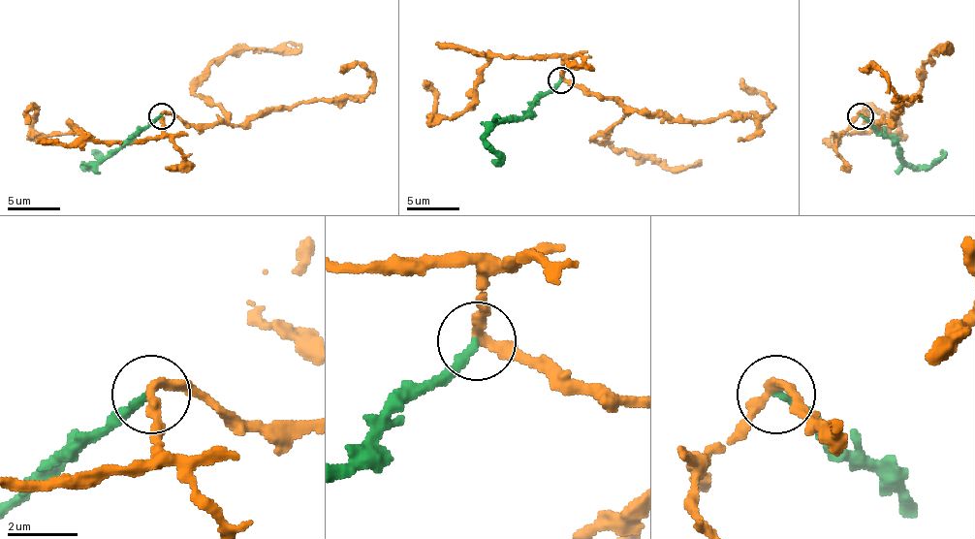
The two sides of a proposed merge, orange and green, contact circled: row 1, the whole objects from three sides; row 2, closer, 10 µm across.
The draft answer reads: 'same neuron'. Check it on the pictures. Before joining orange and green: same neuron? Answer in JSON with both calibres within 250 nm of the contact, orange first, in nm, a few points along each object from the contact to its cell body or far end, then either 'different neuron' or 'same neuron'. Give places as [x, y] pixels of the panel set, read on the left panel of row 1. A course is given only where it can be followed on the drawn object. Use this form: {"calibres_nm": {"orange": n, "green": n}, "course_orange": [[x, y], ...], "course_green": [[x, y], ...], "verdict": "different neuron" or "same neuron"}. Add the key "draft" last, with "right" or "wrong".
{"calibres_nm": {"orange": 280, "green": 220}, "course_orange": [[162, 115], [177, 115], [191, 125], [248, 125], [300, 102], [361, 99], [374, 79], [361, 65], [340, 71]], "course_green": [[162, 115], [86, 168], [91, 168], [97, 160], [91, 149]], "verdict": "different neuron", "draft": "wrong"}

